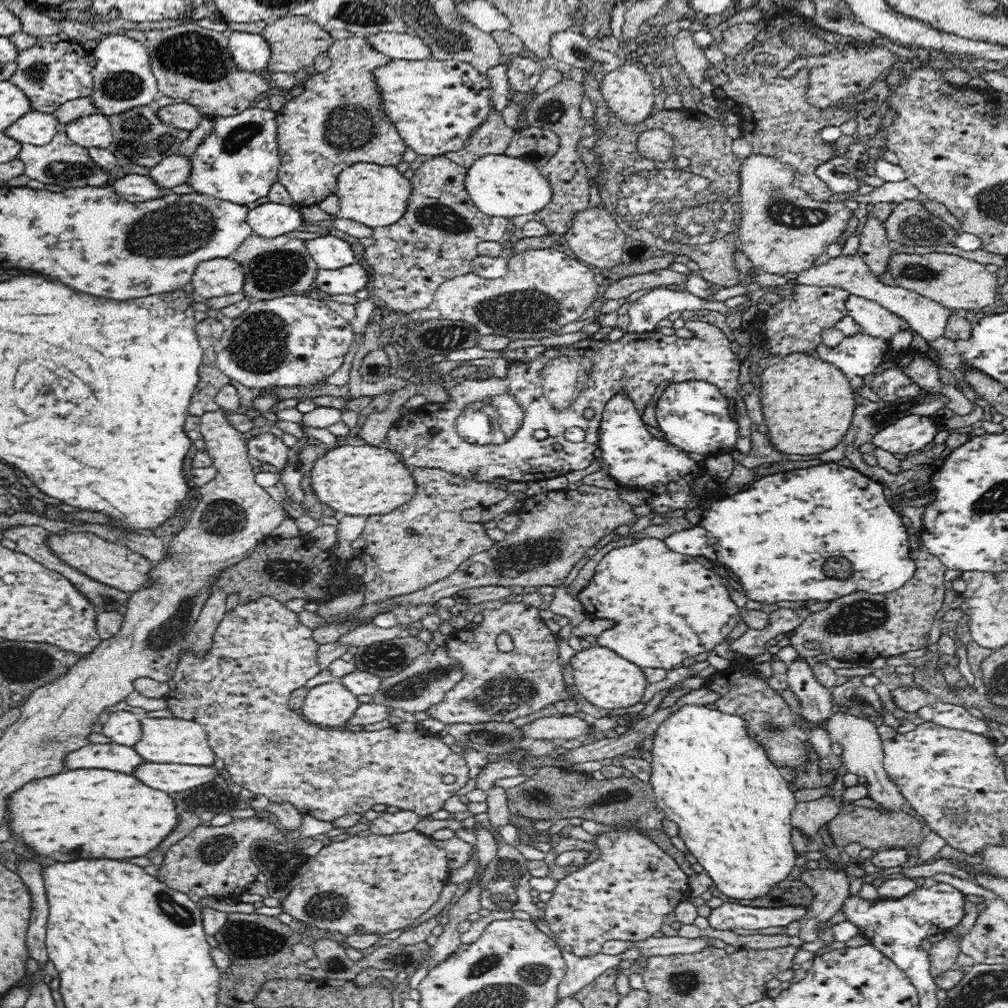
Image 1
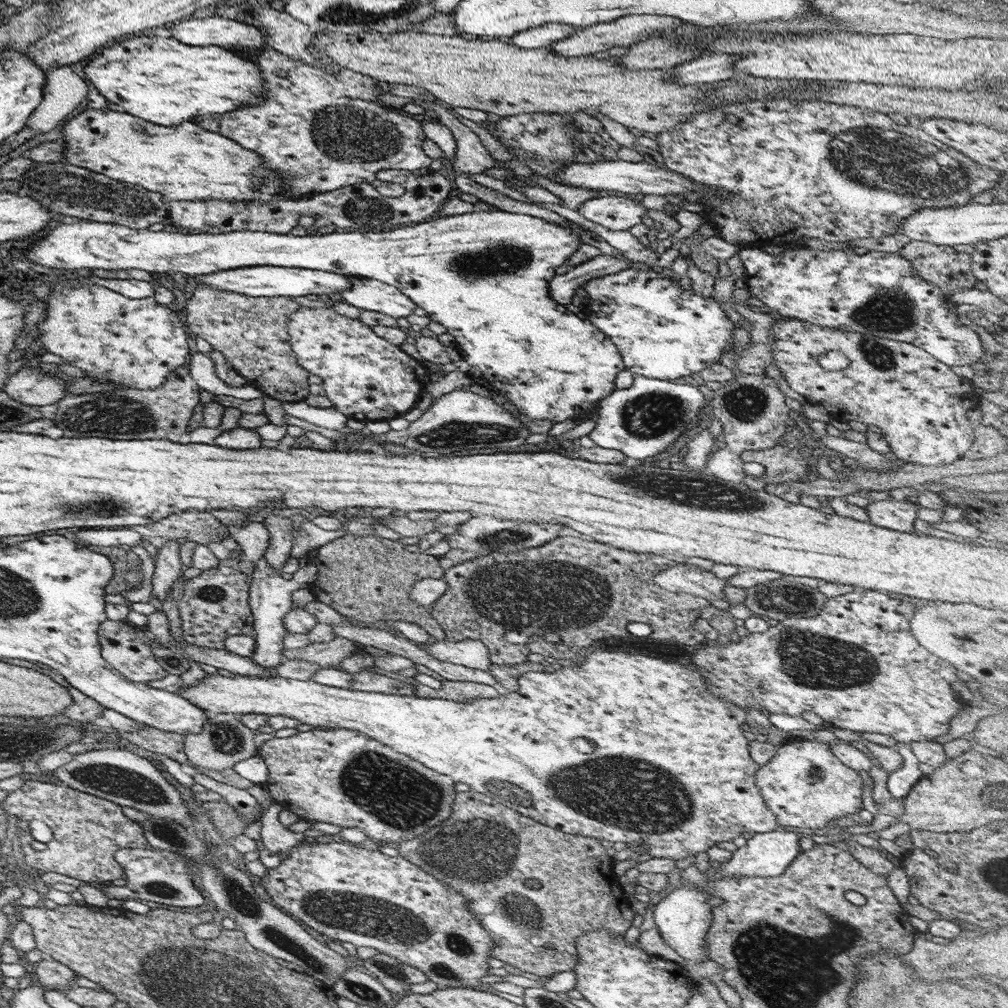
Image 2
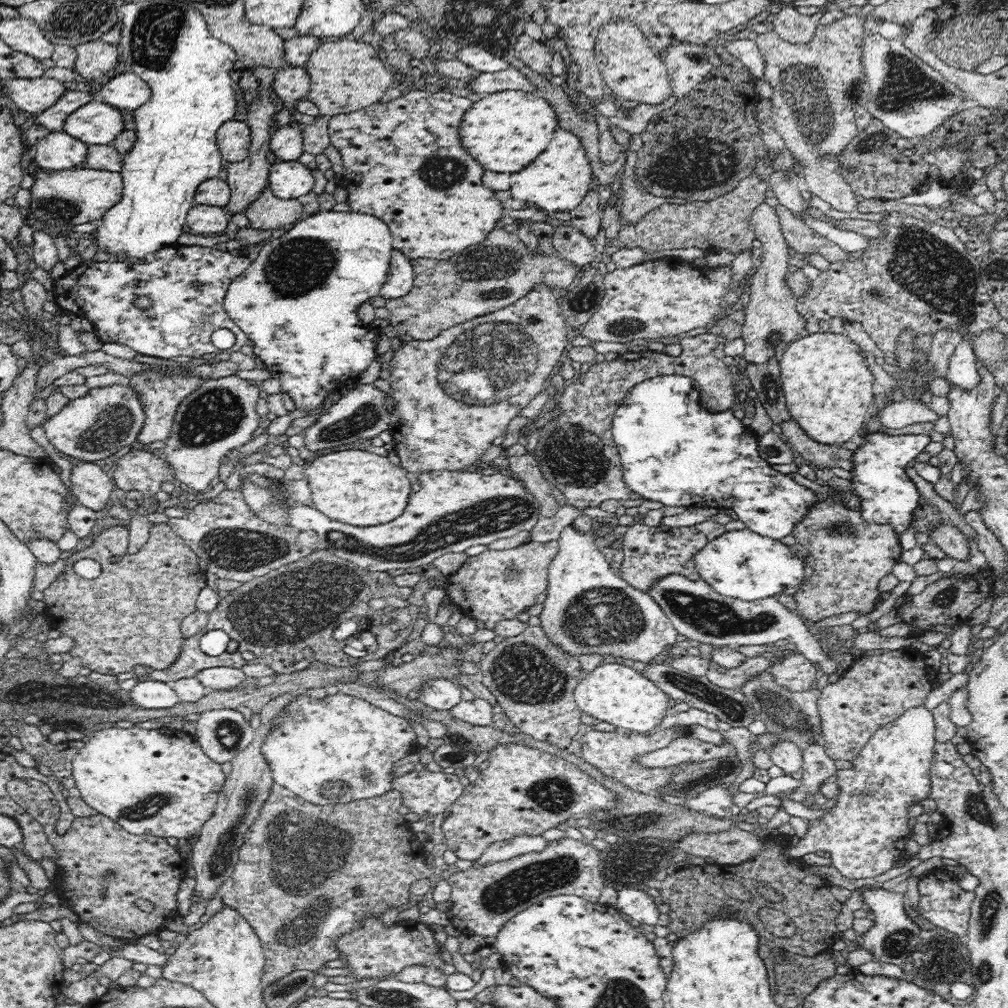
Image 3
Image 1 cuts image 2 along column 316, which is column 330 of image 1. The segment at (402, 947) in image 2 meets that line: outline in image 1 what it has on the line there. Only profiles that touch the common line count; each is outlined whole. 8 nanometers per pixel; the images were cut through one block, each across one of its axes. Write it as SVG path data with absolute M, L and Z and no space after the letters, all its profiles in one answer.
M411 830L403 833L350 837L347 840L332 841L322 847L305 869L302 882L281 902L284 913L320 930L340 932L345 936L374 934L382 936L388 932L406 930L422 914L426 914L439 900L444 886L448 883L451 868L446 851L433 843L433 839Z

